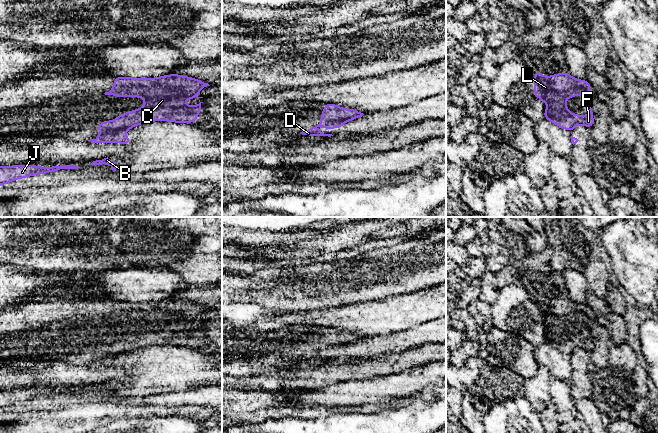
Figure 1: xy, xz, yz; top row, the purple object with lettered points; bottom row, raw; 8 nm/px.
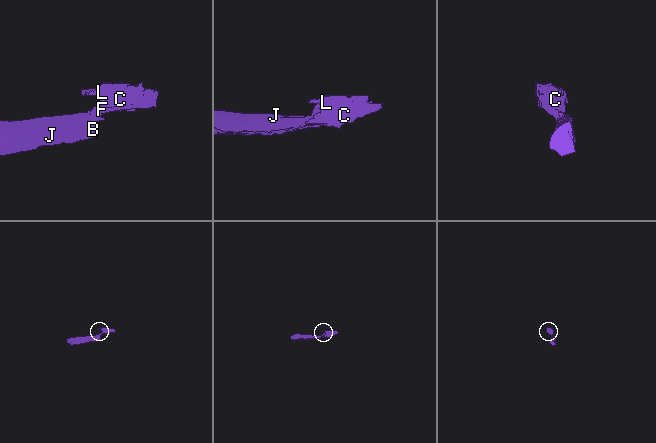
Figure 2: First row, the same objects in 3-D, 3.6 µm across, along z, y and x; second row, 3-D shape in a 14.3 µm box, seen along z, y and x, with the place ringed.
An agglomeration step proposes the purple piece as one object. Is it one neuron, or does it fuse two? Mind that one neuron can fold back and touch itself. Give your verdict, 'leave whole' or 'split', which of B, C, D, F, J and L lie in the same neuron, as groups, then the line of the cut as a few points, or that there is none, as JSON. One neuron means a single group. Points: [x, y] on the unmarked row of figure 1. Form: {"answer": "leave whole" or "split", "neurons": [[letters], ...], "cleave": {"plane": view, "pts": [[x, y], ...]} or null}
{"answer": "split", "neurons": [["B", "D", "J"], ["C", "F", "L"]], "cleave": {"plane": "xz", "pts": [[353, 342], [321, 347]]}}

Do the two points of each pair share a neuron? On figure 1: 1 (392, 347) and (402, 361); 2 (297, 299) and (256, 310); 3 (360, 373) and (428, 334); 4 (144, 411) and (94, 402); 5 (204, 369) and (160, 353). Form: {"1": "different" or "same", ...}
{"1": "different", "2": "different", "3": "different", "4": "same", "5": "same"}

